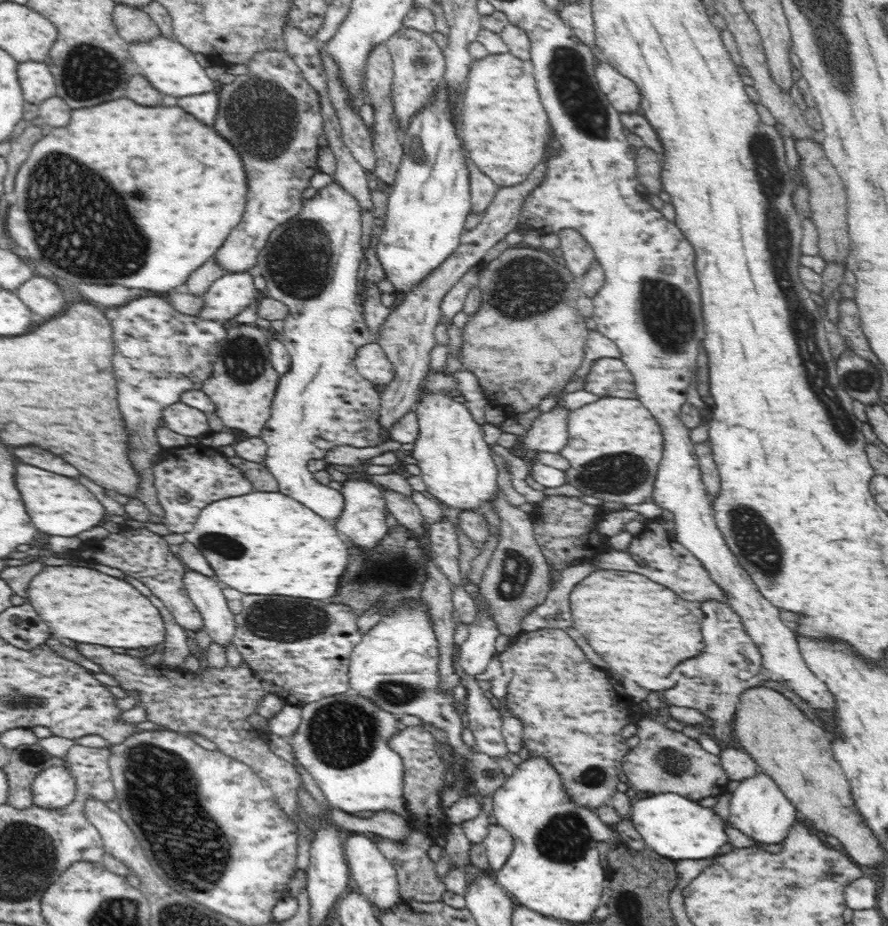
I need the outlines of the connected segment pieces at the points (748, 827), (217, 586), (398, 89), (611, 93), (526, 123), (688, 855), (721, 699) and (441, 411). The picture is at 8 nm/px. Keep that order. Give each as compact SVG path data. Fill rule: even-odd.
M762 771L741 780L730 795L729 822L758 844L780 844L799 817L796 807L775 780Z
M186 570L182 582L190 598L193 600L193 603L196 605L196 608L198 608L202 615L203 625L205 626L208 636L210 636L213 642L219 644L222 648L226 648L230 642L233 642L236 623L235 614L232 614L232 611L227 605L227 600L223 595L224 585L217 579L208 578L193 570Z
M404 25L384 43L384 46L389 49L393 58L394 82L391 94L395 121L400 126L400 132L404 132L414 113L433 99L435 90L443 82L445 56L430 35Z
M598 58L595 64L595 77L609 103L619 112L636 112L640 108L640 91L625 76L622 76L610 63Z
M511 53L474 59L462 92L459 136L467 156L500 187L520 185L544 154L548 134L532 63Z
M656 794L634 802L631 821L644 838L645 846L656 850L660 856L675 862L684 859L700 860L716 856L718 850L728 842L724 820L710 808L698 806L678 794Z
M706 600L701 603L702 610L706 614L702 622L703 642L706 648L696 658L690 658L674 668L669 674L674 687L665 690L662 700L668 700L670 704L678 707L694 708L710 720L710 728L713 728L713 738L722 748L730 745L730 733L732 720L735 716L736 705L744 689L760 684L758 673L763 673L760 651L755 647L753 640L747 635L741 618L734 612L728 602Z
M445 370L426 374L422 388L428 389L429 393L420 394L422 401L414 405L419 435L411 456L420 467L419 475L426 484L425 491L432 494L435 500L459 512L484 510L486 502L496 498L498 468L481 426L474 421L465 403L455 402L450 395L452 390L456 390L456 384L451 373Z

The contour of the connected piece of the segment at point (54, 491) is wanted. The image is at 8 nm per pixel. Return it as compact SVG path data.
M20 464L18 488L22 492L26 510L38 532L52 534L52 536L76 536L104 522L106 516L104 506L76 478L54 476L54 472L46 472L30 464Z

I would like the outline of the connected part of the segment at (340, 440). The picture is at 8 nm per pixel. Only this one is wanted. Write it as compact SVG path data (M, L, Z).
M334 181L318 190L316 196L304 200L301 211L271 232L266 246L260 251L250 273L261 274L267 282L265 295L286 304L290 314L284 318L284 328L278 340L290 355L290 370L280 376L277 392L271 404L271 416L260 437L268 452L263 462L274 475L279 491L299 501L326 521L336 523L344 510L340 491L318 482L306 467L309 460L326 459L328 452L338 446L369 448L383 444L378 423L381 392L356 370L354 358L358 348L374 341L365 324L360 306L356 304L358 270L364 257L360 236L362 209L354 196Z

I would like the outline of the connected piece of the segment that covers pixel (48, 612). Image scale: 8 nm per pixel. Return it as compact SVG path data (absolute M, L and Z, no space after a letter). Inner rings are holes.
M46 566L40 574L36 574L27 590L27 600L40 615L40 618L50 626L56 638L68 638L82 644L100 644L108 648L152 648L164 642L166 629L164 620L158 613L158 607L150 604L144 594L140 594L128 582L106 576L92 568L82 566Z

